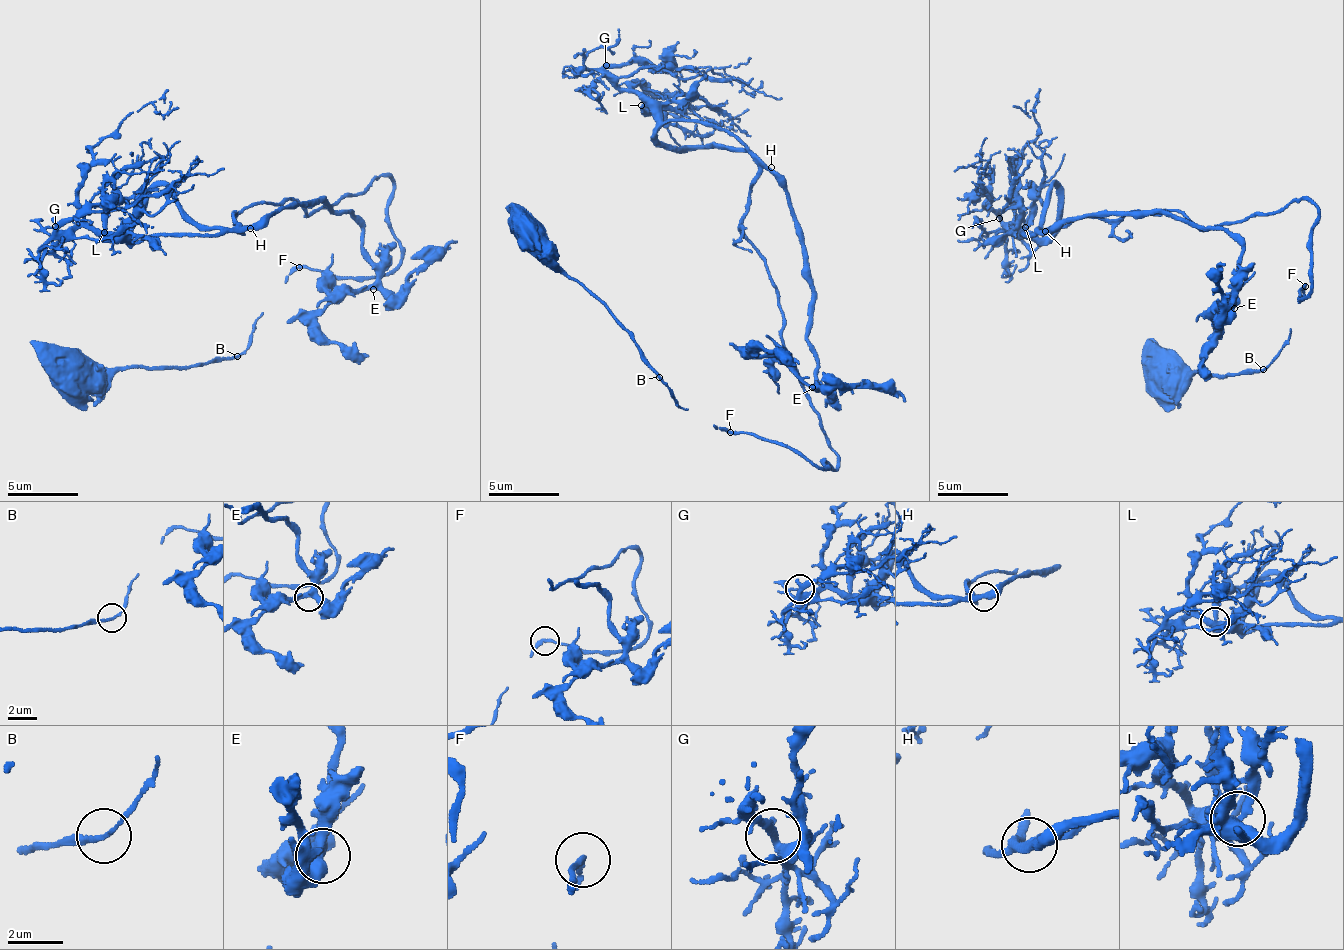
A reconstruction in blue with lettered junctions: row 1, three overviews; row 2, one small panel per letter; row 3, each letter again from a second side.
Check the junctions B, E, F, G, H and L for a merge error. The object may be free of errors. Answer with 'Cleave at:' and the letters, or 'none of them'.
Cleave at: none of them

